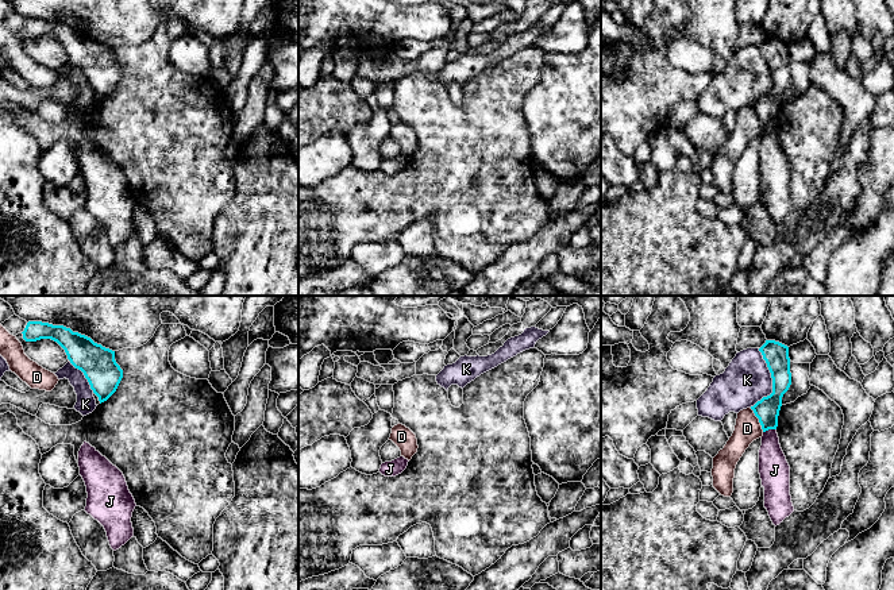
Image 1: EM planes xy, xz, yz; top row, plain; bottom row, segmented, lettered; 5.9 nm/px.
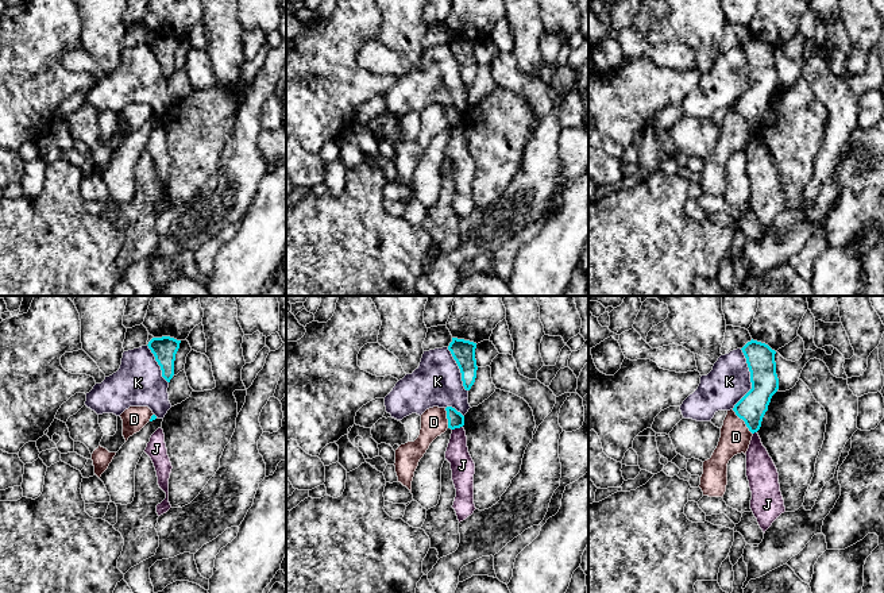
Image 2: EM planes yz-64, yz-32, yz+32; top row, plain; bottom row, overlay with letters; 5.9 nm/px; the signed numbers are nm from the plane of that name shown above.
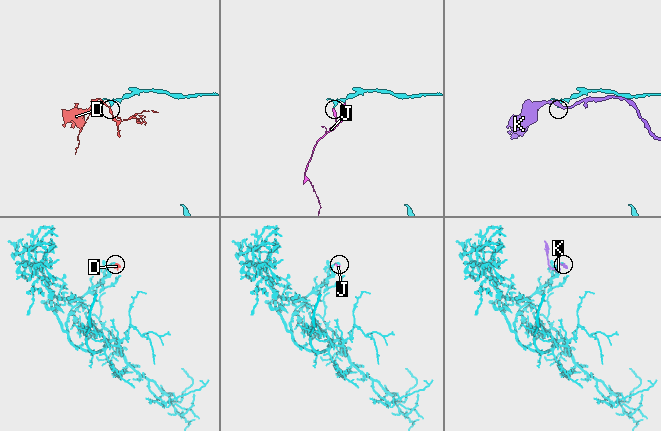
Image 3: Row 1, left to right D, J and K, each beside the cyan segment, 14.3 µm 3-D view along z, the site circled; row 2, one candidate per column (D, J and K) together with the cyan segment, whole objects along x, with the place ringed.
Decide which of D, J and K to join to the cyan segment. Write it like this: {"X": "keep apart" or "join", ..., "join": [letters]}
{"D": "keep apart", "J": "keep apart", "K": "keep apart", "join": []}

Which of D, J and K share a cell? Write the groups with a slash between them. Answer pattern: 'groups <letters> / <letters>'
groups D / J / K

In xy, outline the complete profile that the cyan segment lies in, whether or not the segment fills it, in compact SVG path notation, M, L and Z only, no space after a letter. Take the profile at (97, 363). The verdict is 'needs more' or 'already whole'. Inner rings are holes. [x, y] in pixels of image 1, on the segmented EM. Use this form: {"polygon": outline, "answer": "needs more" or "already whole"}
{"polygon": "M28 321L22 333L26 342L41 339L57 342L65 350L70 363L84 373L100 404L116 392L123 370L115 360L115 351L63 325Z", "answer": "already whole"}

